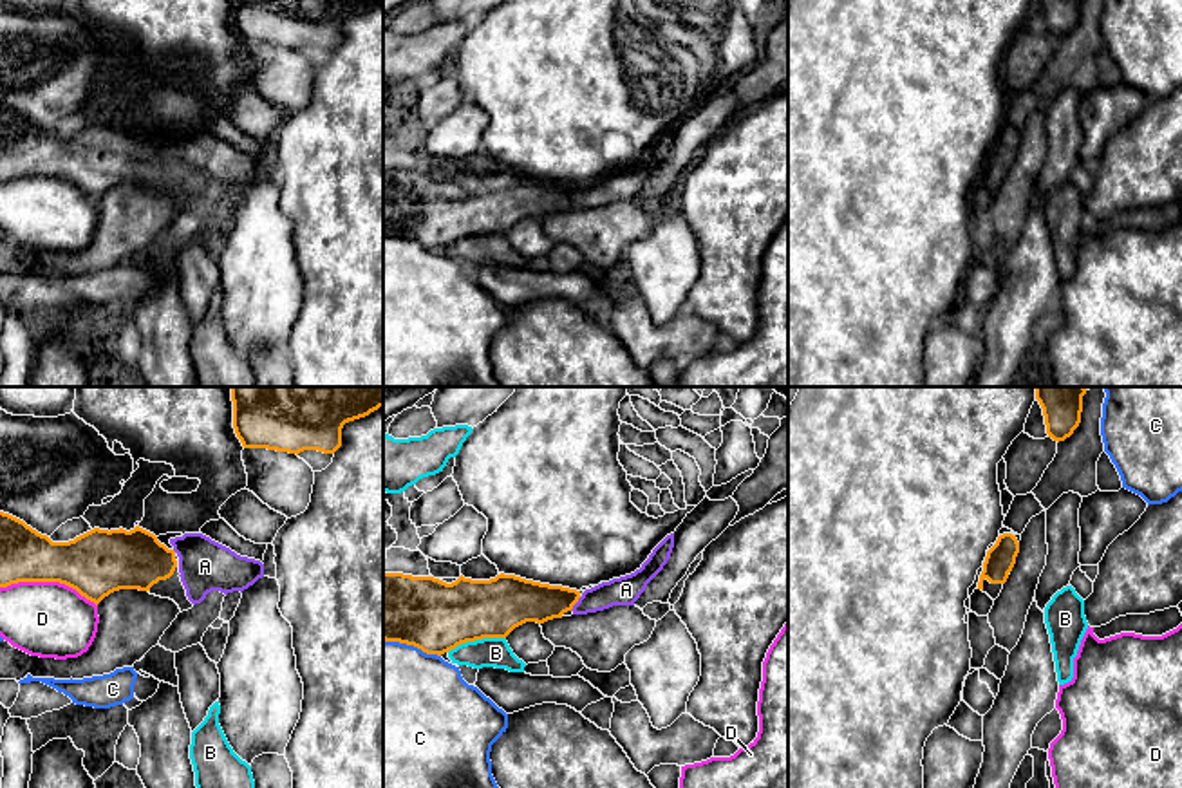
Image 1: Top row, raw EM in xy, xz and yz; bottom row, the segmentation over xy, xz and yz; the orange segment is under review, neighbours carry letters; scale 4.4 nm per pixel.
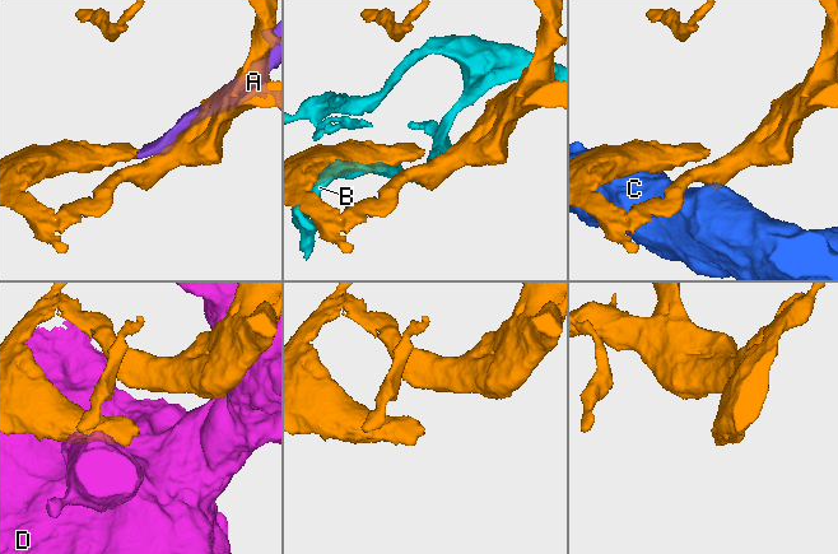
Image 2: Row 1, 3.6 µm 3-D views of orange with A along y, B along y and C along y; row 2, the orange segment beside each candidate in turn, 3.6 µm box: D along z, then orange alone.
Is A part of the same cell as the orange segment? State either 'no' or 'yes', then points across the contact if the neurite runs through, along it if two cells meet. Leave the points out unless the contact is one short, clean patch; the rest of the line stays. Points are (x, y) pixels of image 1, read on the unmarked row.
yes; runs through xz (519, 196), (575, 197), (590, 197), (626, 185)

